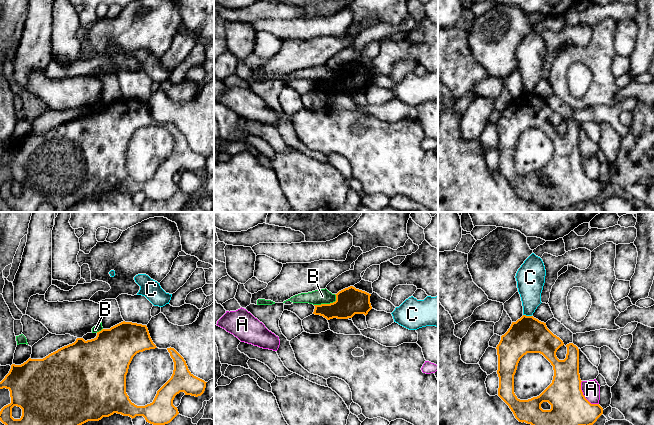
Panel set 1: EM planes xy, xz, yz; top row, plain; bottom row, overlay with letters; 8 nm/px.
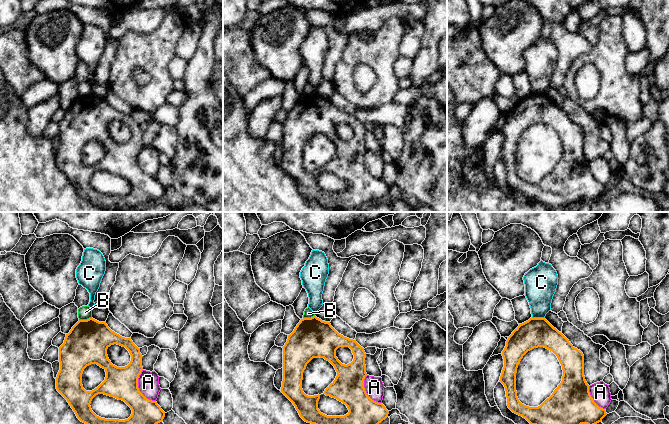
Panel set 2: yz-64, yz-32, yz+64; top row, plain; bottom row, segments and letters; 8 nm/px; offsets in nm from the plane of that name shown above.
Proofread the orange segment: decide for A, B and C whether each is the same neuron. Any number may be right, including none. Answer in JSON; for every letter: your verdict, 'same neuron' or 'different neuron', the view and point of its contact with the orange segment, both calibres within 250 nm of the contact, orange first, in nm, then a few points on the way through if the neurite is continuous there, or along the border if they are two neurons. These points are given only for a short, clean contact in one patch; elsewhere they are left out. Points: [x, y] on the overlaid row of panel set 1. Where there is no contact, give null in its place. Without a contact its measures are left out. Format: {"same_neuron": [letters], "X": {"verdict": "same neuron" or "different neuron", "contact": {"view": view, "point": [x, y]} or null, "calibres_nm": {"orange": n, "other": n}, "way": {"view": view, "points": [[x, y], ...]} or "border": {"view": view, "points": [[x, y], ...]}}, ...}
{"same_neuron": [], "A": {"verdict": "different neuron", "contact": {"view": "yz", "point": [584, 396]}, "calibres_nm": {"orange": 300, "other": 140}}, "B": {"verdict": "different neuron", "contact": {"view": "xz", "point": [327, 304]}, "calibres_nm": {"orange": 220, "other": 130}}, "C": {"verdict": "different neuron", "contact": {"view": "yz", "point": [527, 316]}, "calibres_nm": {"orange": 280, "other": 200}}}

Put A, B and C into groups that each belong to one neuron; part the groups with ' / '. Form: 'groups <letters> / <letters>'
groups A / B / C

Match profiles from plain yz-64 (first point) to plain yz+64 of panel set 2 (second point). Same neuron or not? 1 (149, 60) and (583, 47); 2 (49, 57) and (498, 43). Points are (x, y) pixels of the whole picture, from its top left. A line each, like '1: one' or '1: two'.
1: two
2: one

